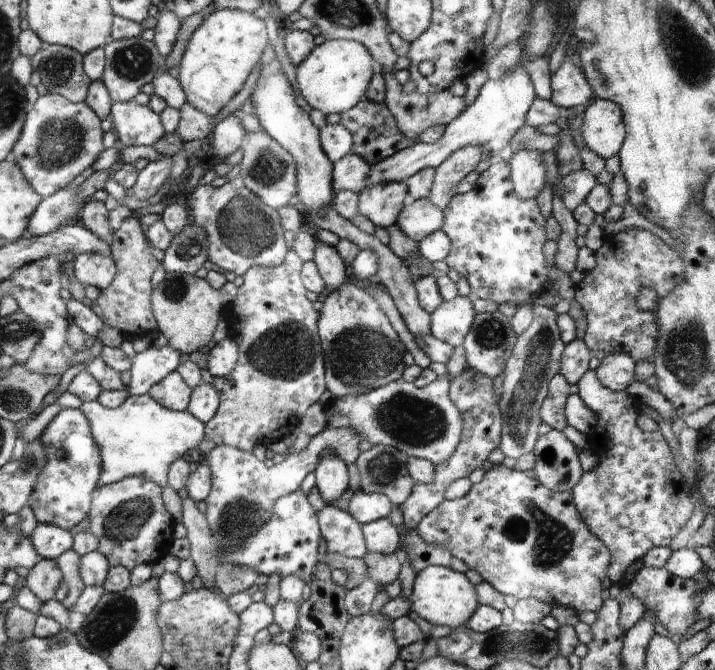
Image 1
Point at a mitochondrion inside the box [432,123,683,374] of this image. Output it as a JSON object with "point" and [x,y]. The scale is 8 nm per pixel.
{"point":[490,334]}

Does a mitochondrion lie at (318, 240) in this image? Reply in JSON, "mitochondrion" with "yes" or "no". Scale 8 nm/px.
{"mitochondrion":"no"}

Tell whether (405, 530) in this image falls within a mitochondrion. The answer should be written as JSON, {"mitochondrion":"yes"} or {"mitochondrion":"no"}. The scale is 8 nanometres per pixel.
{"mitochondrion":"no"}

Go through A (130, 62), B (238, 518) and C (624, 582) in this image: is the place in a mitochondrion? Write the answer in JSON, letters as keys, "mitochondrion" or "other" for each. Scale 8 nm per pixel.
{"A":"mitochondrion","B":"mitochondrion","C":"other"}

